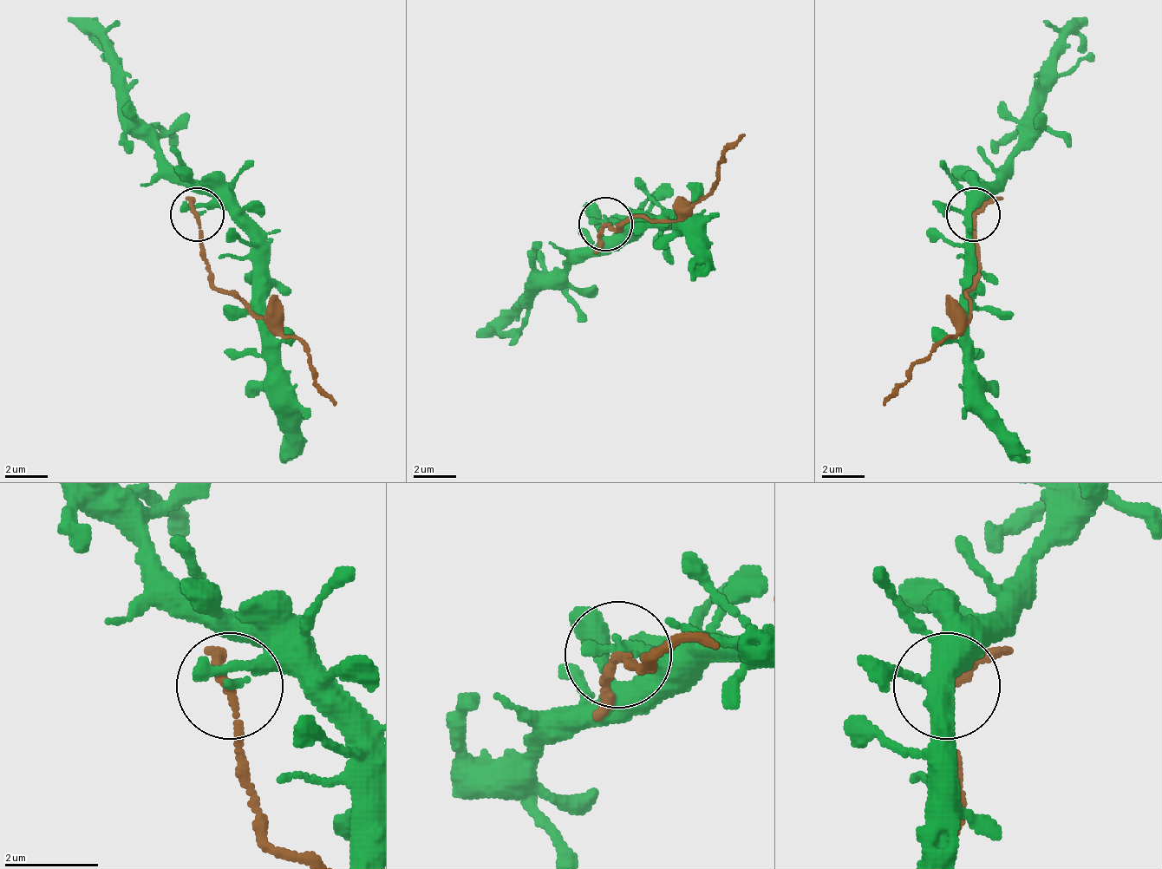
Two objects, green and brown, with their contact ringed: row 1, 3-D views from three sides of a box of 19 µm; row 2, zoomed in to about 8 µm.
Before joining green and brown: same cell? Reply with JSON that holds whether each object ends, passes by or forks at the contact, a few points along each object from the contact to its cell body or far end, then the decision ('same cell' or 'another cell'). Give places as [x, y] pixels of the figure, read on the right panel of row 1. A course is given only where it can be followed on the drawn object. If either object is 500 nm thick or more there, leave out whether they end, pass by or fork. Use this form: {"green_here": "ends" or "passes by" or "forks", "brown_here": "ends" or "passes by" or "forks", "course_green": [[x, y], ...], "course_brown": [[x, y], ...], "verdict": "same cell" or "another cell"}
{"green_here": "ends", "brown_here": "passes by", "course_green": [[971, 216], [971, 205], [966, 248], [971, 399], [1031, 463]], "course_brown": [[971, 216], [977, 275], [966, 290], [971, 317], [929, 350], [907, 382], [885, 404]], "verdict": "another cell"}

